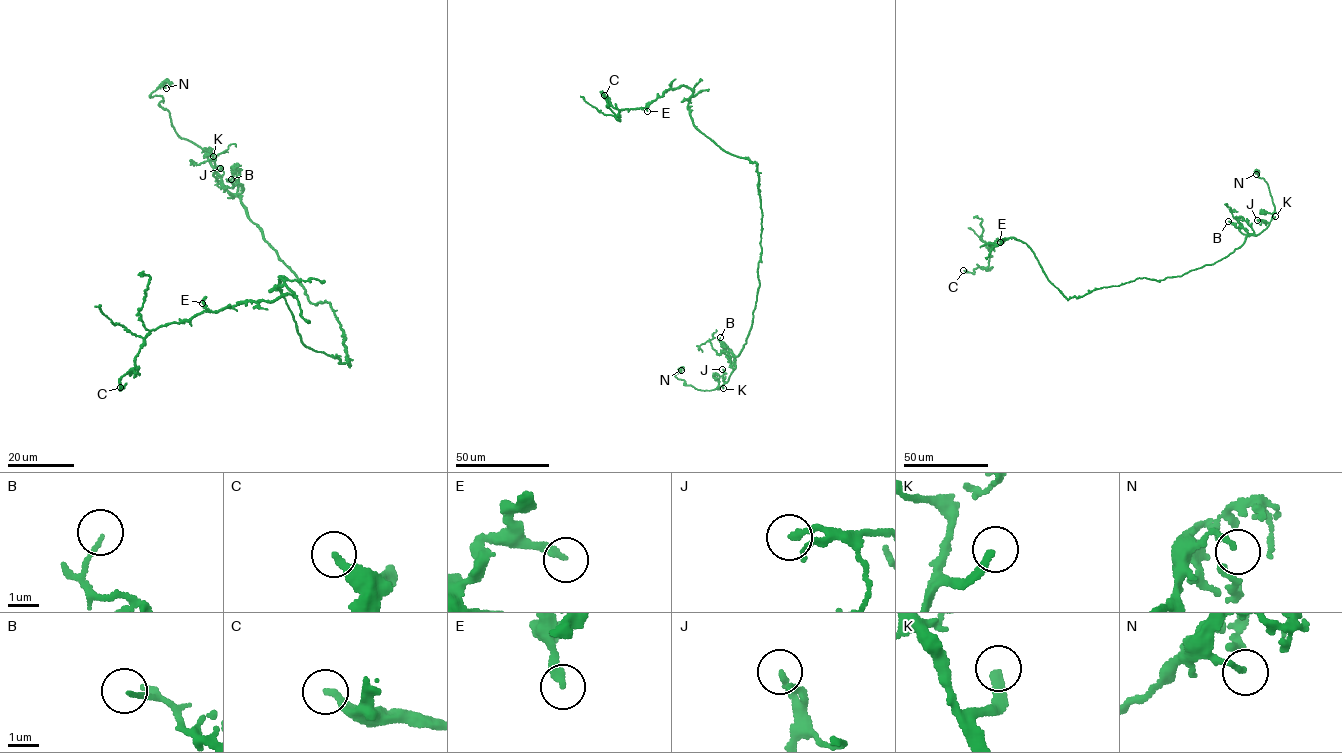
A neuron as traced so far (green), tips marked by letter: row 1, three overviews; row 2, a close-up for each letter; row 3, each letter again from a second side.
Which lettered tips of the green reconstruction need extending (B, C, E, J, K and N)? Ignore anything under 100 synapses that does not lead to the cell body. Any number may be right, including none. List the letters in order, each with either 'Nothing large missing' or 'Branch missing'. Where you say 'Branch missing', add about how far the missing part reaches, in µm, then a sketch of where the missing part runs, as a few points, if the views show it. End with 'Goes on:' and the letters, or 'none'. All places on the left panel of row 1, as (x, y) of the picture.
B: Nothing large missing
C: Nothing large missing
E: Nothing large missing
J: Nothing large missing
K: Branch missing. Missing length about 30 µm. Course of what is missing: (213, 156), (202, 123), (213, 122), (225, 133), (223, 120)
N: Nothing large missing
Goes on: K

